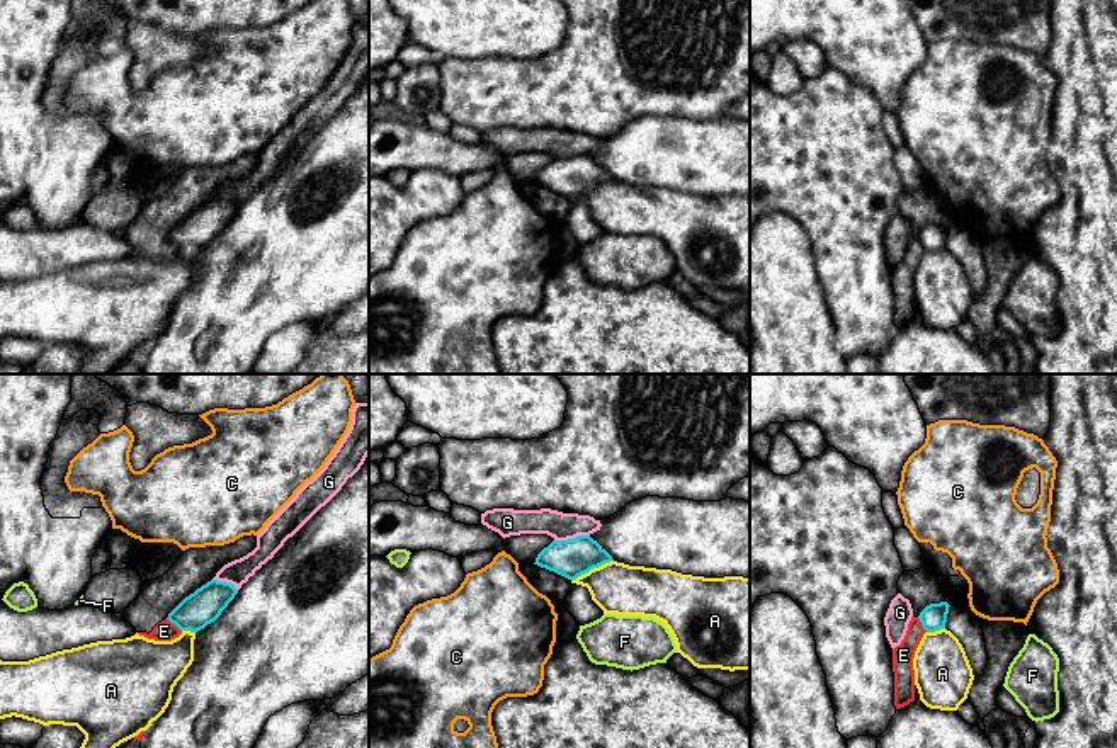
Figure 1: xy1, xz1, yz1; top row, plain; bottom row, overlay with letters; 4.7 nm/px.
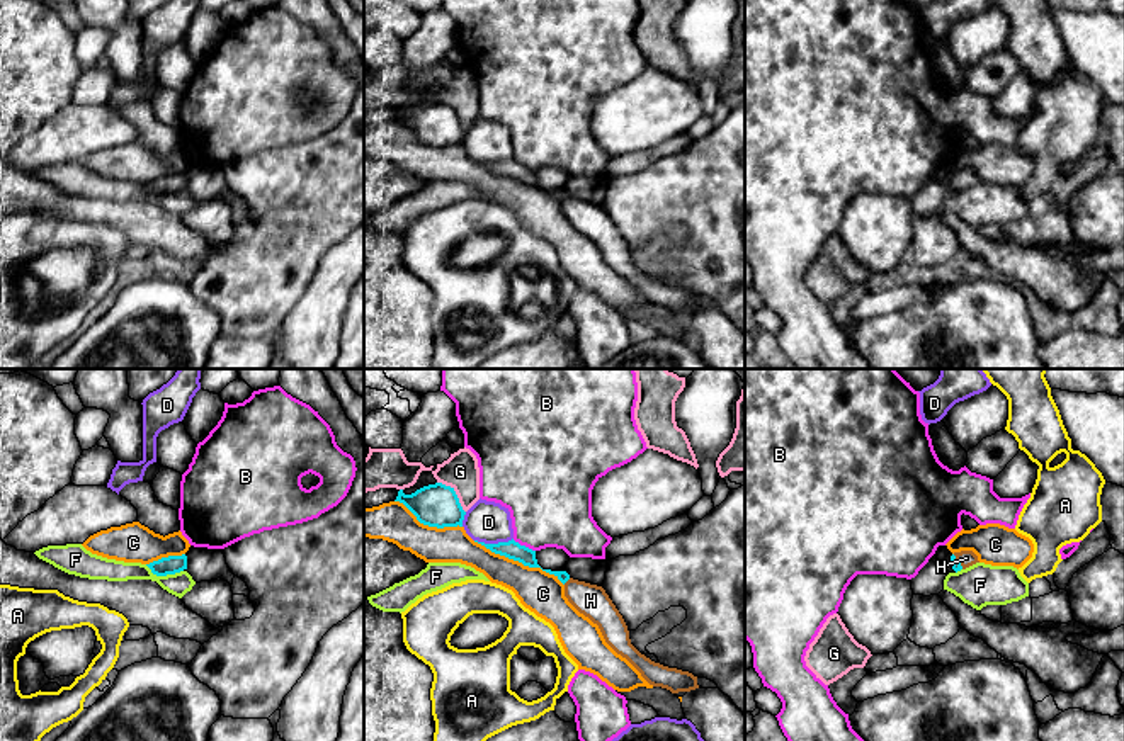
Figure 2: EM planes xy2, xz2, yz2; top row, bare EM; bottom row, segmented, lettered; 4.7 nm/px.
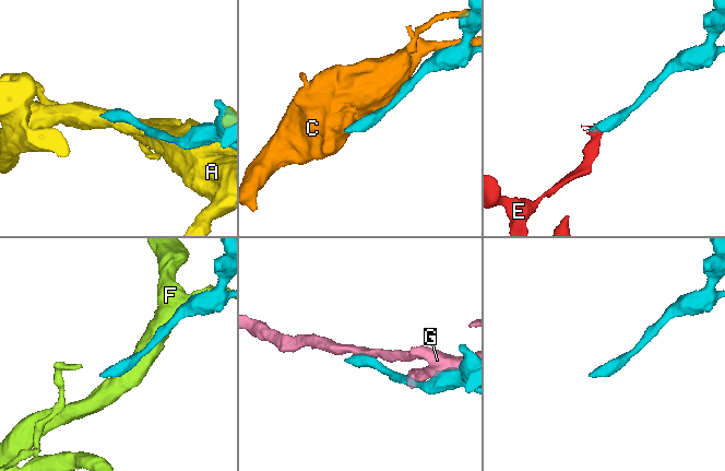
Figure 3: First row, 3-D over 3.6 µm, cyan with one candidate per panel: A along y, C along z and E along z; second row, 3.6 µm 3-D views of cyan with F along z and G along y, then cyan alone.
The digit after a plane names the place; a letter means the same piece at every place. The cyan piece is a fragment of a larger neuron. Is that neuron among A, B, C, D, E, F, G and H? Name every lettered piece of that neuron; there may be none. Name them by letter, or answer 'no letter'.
H

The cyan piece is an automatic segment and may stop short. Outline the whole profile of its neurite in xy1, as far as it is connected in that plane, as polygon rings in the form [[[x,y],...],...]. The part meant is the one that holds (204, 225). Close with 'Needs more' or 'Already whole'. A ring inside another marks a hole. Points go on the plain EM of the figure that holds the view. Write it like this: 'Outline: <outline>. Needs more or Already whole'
Outline: [[[211,199],[185,216],[167,238],[180,250],[197,252],[214,241],[236,212],[235,204]]]. Already whole

